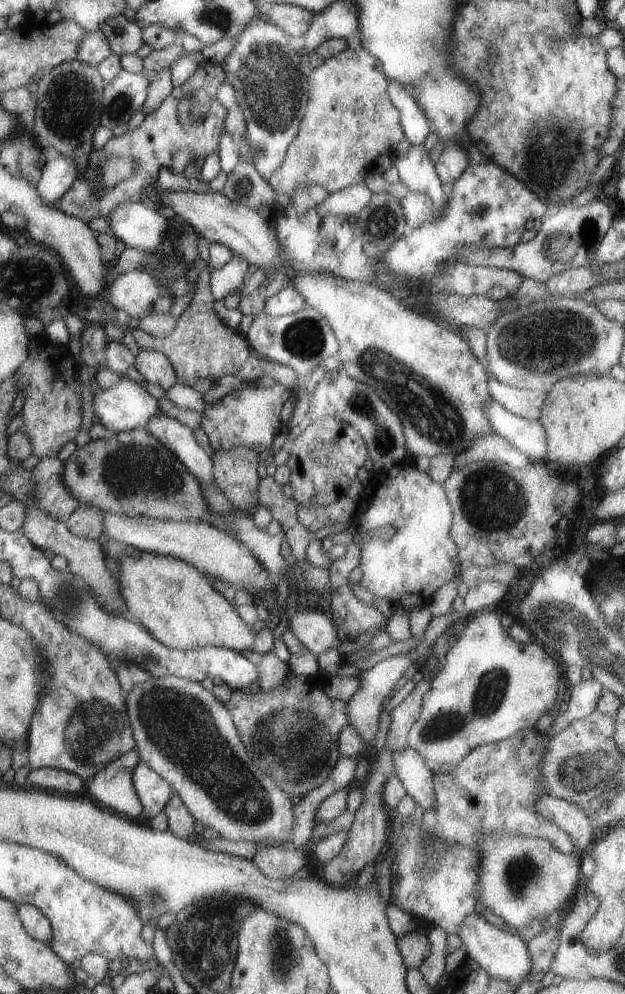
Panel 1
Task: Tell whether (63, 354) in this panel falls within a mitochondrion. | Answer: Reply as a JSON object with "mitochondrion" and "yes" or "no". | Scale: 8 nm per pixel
{"mitochondrion":"no"}

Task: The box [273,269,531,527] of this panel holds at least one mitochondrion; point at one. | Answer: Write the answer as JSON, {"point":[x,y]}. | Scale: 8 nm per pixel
{"point":[432,416]}

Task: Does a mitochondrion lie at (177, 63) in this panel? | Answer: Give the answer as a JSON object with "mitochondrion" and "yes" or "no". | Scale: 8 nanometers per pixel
{"mitochondrion":"no"}

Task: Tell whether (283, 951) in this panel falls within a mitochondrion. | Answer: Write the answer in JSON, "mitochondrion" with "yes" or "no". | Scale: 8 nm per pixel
{"mitochondrion":"yes"}

